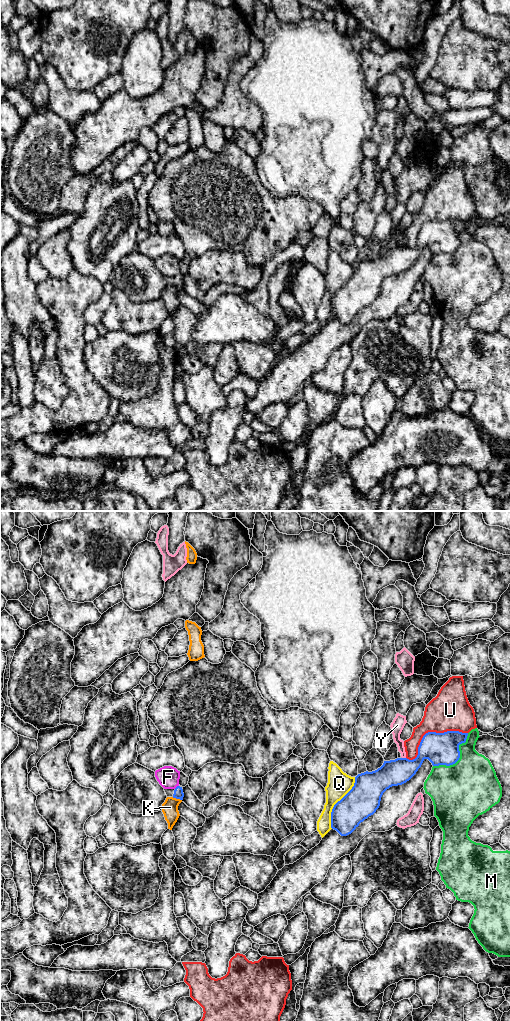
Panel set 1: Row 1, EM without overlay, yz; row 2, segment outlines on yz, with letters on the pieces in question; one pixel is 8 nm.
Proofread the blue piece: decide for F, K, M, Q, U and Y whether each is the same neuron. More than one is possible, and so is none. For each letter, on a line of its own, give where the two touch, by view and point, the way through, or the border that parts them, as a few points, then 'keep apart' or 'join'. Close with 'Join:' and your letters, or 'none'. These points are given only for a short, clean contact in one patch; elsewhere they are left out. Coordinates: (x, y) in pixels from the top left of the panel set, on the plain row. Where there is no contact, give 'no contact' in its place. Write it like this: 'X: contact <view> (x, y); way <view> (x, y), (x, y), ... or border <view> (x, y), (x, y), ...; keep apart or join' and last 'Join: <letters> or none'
F: contact yz (177, 274); keep apart
K: contact yz (177, 286); border yz (172, 285), (181, 288); keep apart
M: contact yz (459, 245); keep apart
Q: contact yz (336, 291); keep apart
U: contact yz (430, 220); keep apart
Y: contact yz (404, 246); keep apart
Join: none

